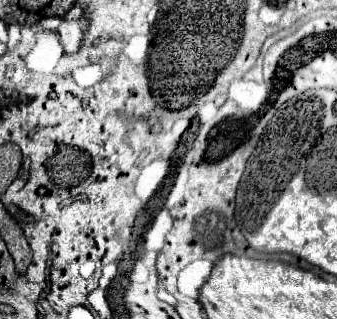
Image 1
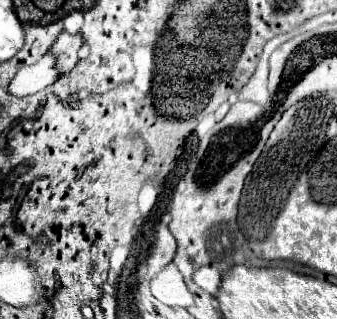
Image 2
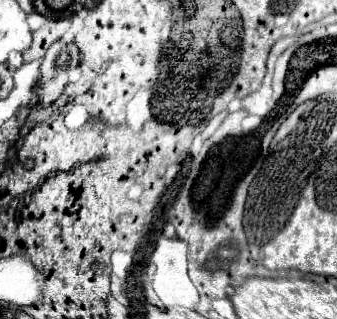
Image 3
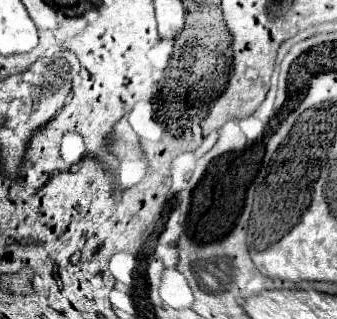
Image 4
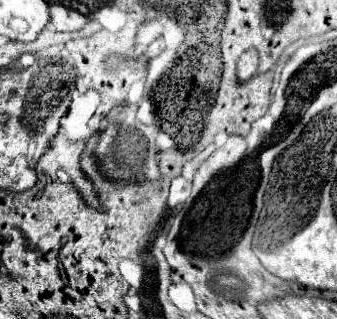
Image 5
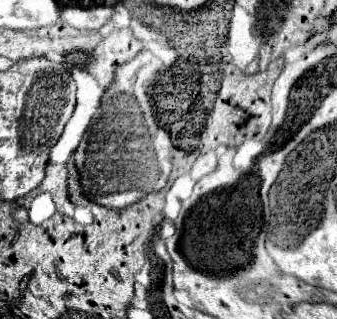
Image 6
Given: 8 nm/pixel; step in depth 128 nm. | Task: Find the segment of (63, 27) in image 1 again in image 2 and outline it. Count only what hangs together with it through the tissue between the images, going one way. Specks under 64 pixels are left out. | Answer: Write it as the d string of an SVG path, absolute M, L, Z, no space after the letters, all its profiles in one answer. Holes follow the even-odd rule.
M66 32L58 34L58 38L54 40L54 44L50 48L54 58L56 58L54 66L56 66L58 74L66 74L76 66L80 46L82 46L82 38L80 36L70 36Z

